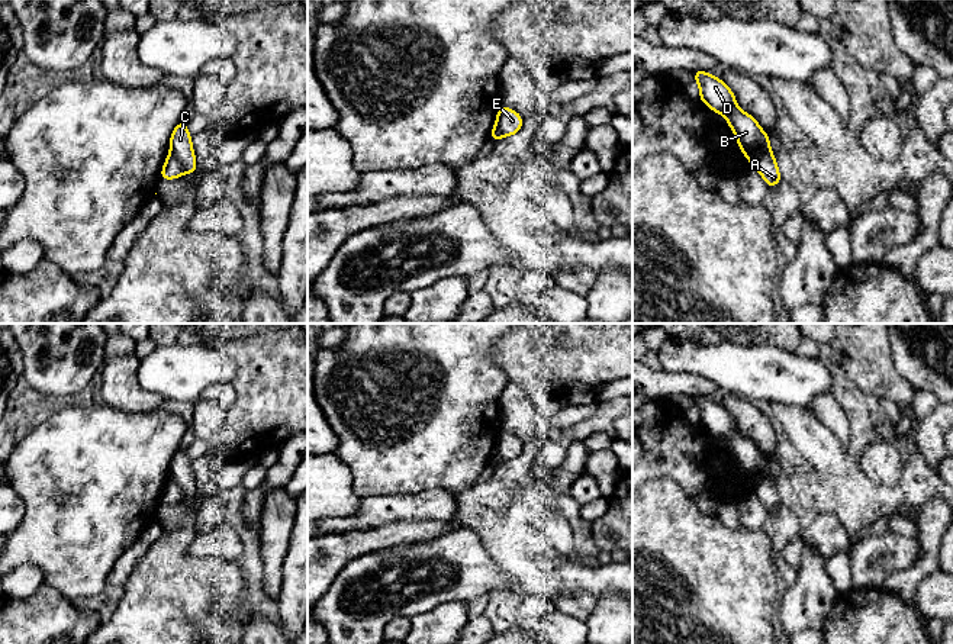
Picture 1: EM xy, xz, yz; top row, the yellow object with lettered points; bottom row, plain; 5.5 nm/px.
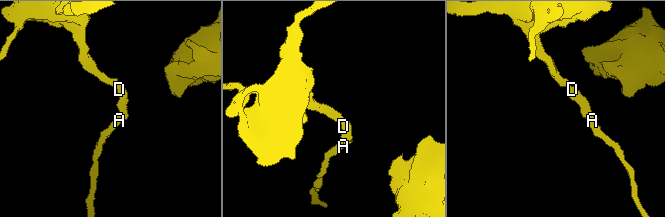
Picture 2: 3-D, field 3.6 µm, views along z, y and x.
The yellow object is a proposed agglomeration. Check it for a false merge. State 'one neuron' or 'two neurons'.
two neurons

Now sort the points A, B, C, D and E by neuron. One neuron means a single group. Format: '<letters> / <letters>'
A / B C D E

